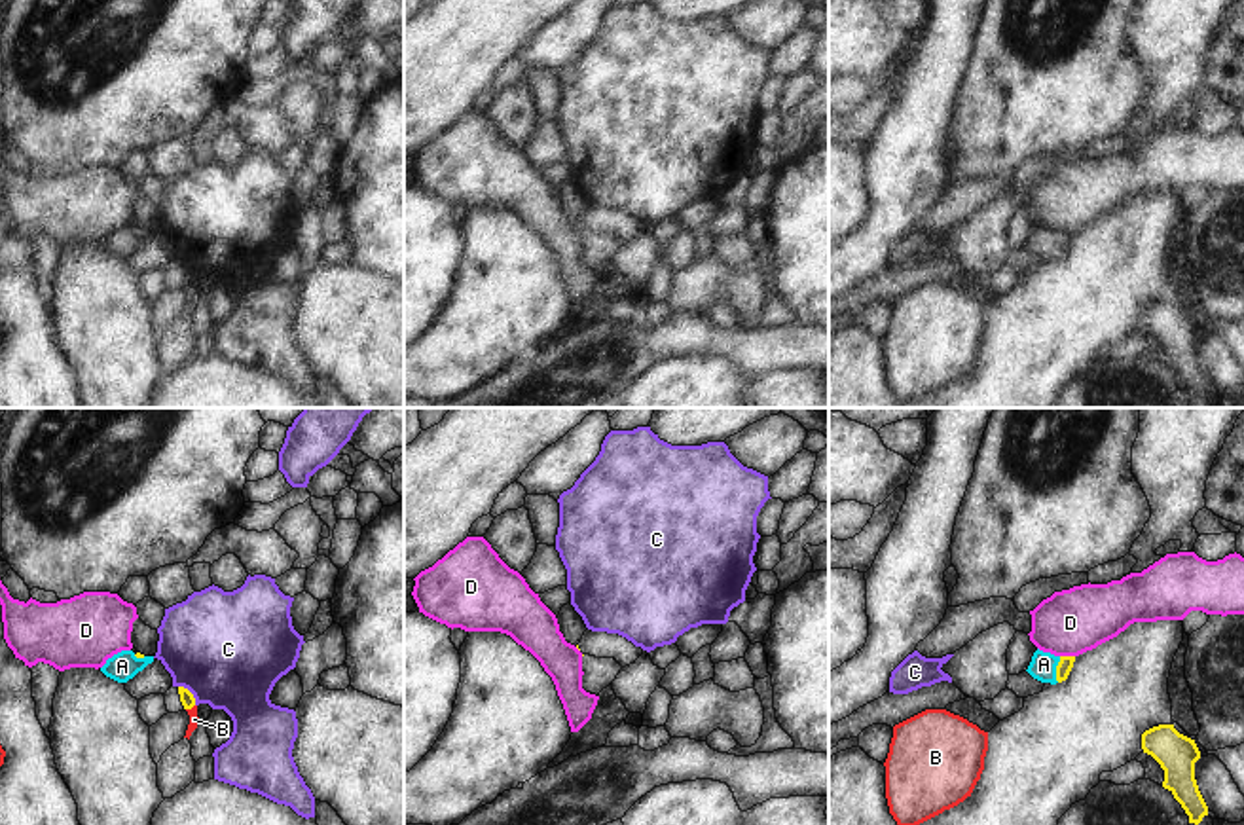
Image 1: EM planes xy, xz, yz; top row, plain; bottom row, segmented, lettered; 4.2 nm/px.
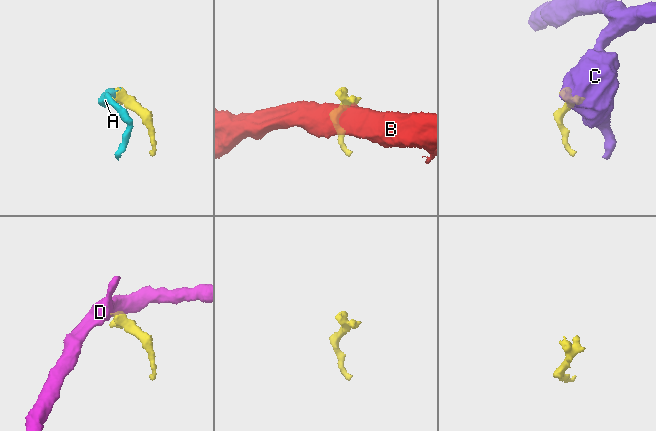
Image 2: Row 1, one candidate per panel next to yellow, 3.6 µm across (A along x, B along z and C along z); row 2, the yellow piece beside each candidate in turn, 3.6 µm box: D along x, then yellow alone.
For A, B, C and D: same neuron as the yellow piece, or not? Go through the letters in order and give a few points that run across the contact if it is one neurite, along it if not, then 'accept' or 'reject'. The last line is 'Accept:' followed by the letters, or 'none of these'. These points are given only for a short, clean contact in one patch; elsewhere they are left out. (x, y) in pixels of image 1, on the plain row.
A: yz (1064, 241), (1057, 245), (1043, 239) | accept
B: xy (194, 279), (186, 285) | reject
C: xy (179, 260), (192, 270), (196, 279) | reject
D: yz (1061, 230), (1074, 232) | reject
Accept: A

